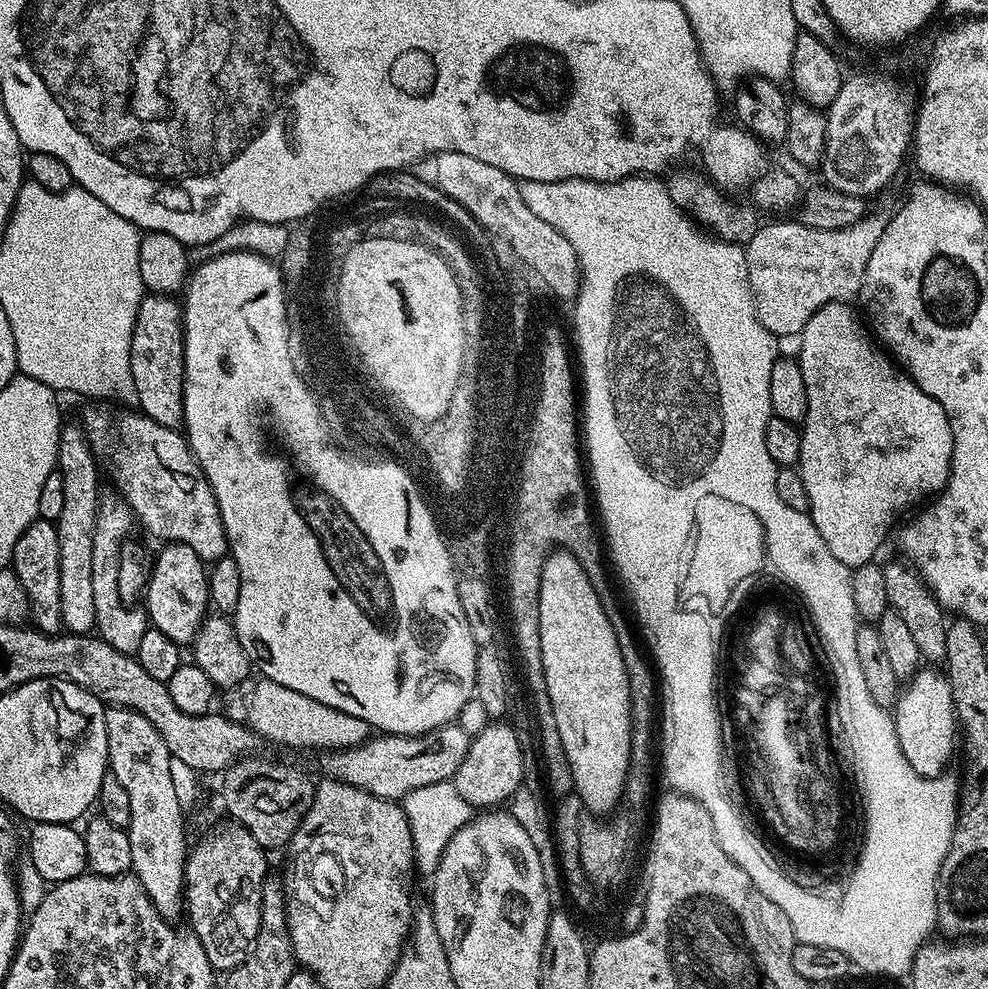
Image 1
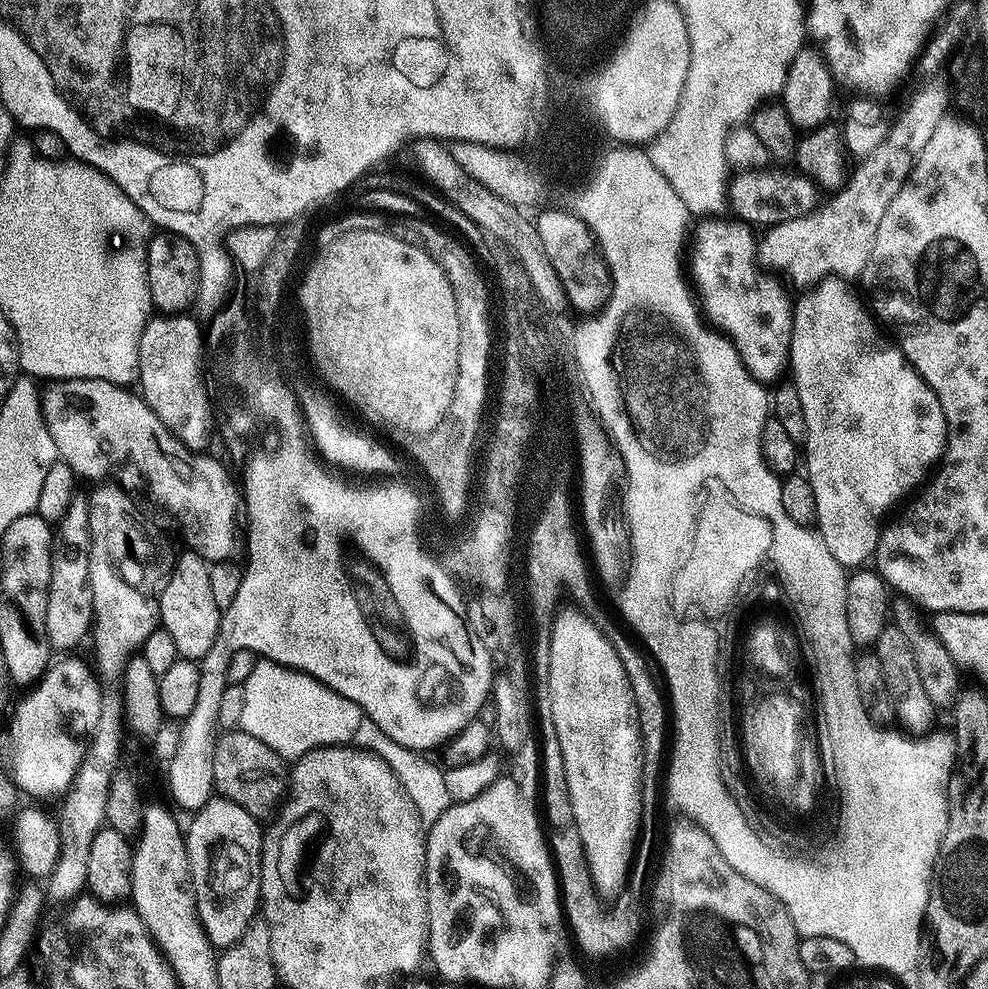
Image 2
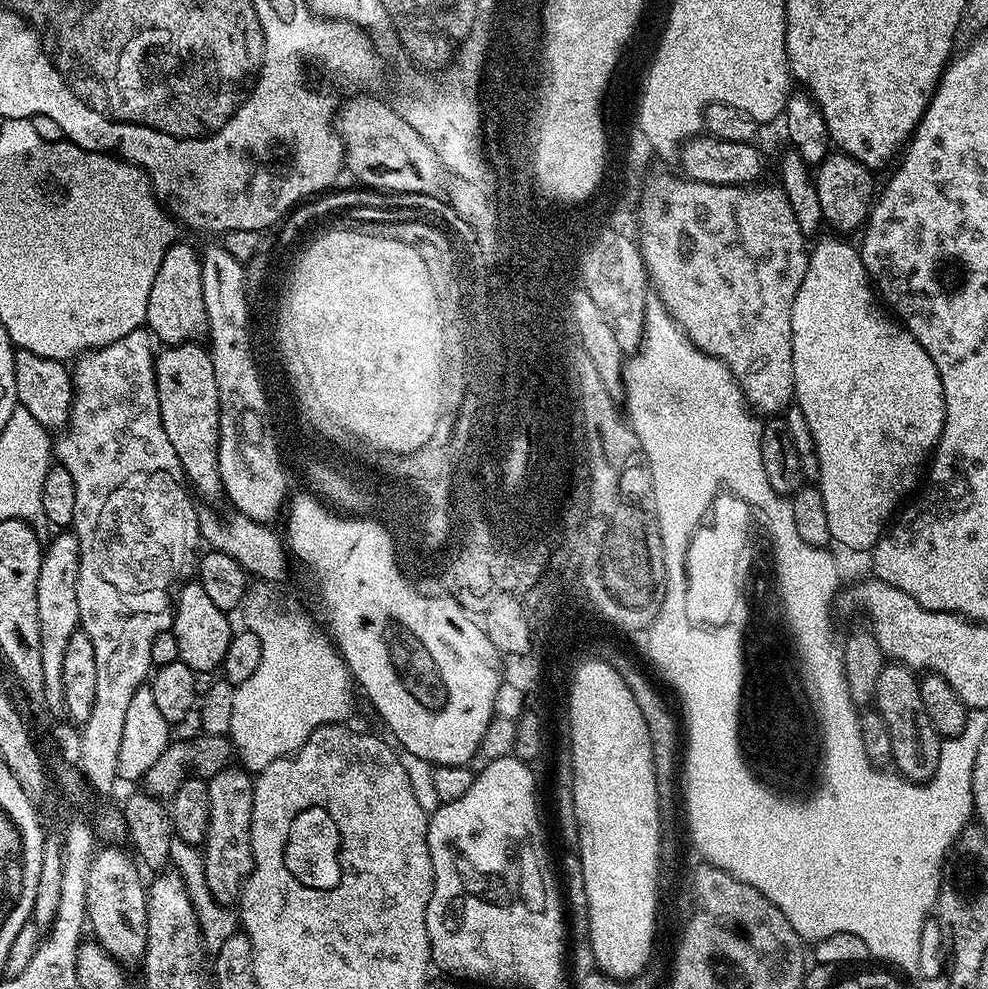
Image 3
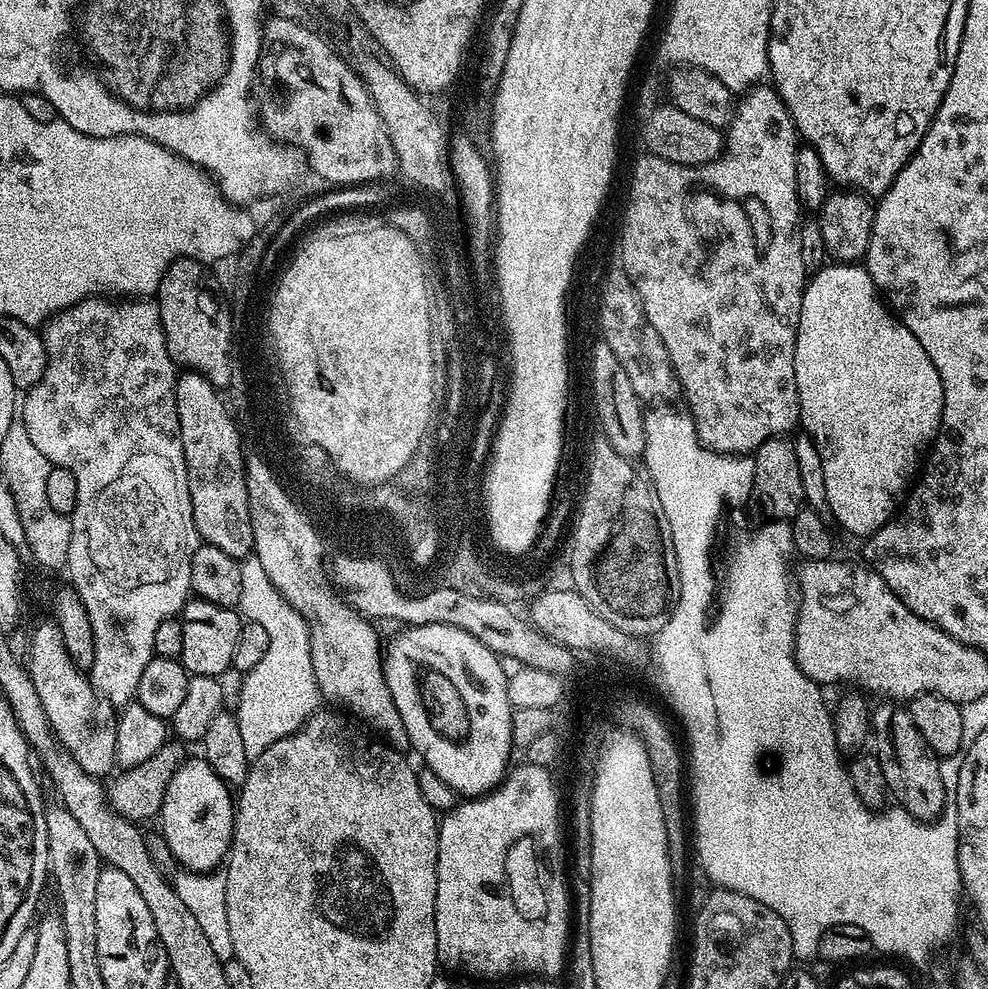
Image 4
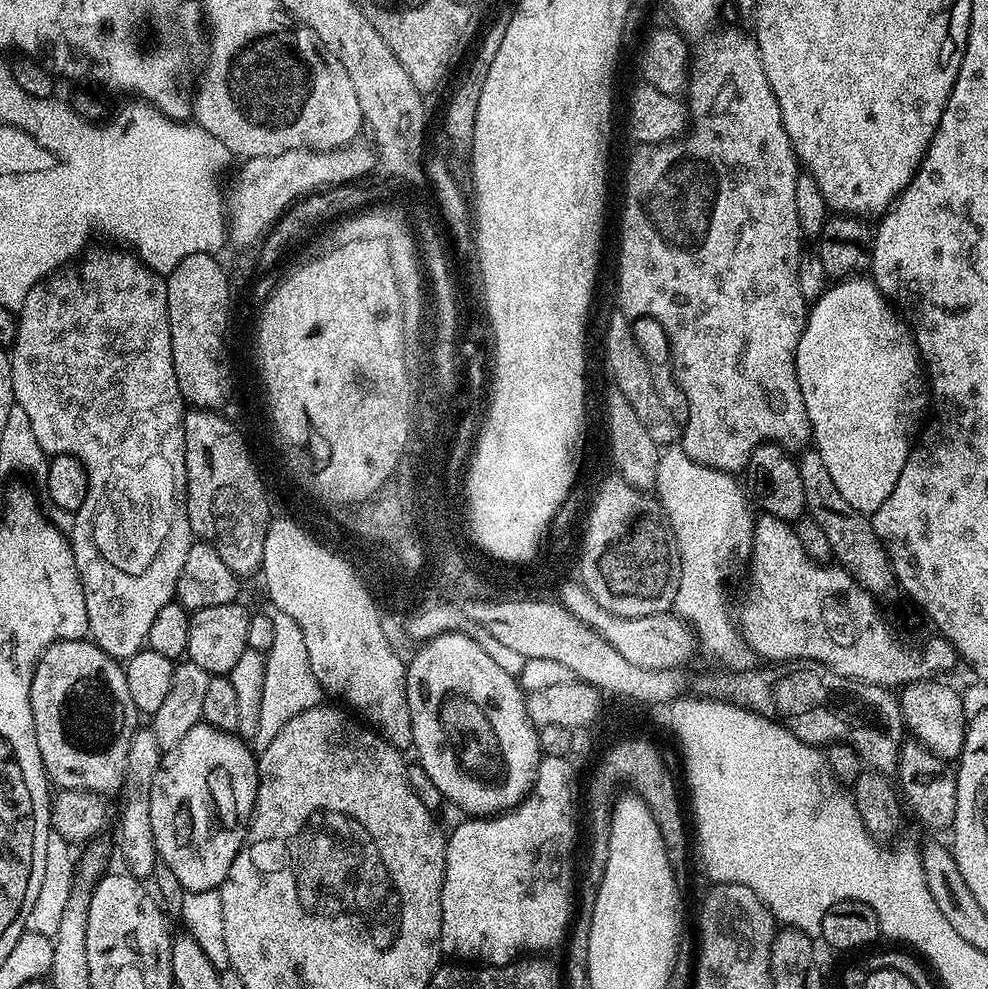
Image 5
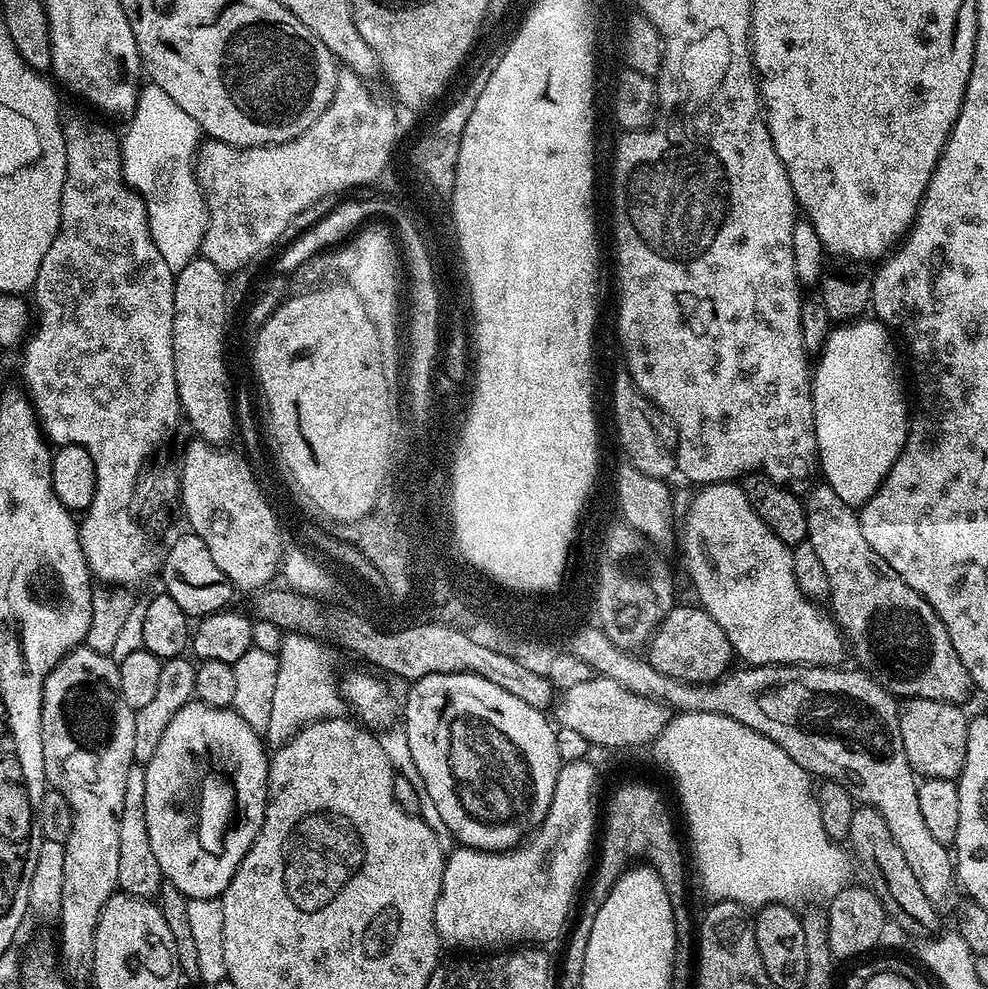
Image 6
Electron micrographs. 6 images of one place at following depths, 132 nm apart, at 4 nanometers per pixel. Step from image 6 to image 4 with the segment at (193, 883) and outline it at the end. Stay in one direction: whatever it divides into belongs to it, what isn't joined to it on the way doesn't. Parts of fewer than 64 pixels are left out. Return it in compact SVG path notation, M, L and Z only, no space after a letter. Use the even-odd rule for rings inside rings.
M173 782L170 786L166 786L166 794L158 817L159 831L163 833L181 869L211 873L225 863L232 846L233 793L231 796L228 793L231 791L220 782L215 782L216 784L180 783Z

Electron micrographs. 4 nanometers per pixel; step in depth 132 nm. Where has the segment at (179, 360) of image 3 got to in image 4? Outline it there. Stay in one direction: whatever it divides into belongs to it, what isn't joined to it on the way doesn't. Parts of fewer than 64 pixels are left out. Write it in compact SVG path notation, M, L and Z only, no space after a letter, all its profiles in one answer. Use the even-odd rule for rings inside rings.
M185 371L183 374L177 375L176 378L176 409L178 410L178 426L180 427L180 437L182 438L182 450L184 451L184 457L186 458L186 470L188 471L188 481L190 482L190 498L192 499L192 509L194 510L194 526L198 530L198 534L200 535L201 541L205 544L213 544L214 546L218 546L218 550L226 550L226 554L230 554L234 557L235 560L241 561L246 556L253 555L254 549L252 547L252 543L254 542L254 530L252 529L252 523L250 522L250 506L248 505L248 491L246 490L246 477L244 477L244 465L245 465L245 449L241 439L241 429L238 427L237 421L234 419L233 413L232 416L228 413L229 405L226 403L224 405L224 400L221 393L213 386L213 384L205 378L202 374L198 374L197 372Z

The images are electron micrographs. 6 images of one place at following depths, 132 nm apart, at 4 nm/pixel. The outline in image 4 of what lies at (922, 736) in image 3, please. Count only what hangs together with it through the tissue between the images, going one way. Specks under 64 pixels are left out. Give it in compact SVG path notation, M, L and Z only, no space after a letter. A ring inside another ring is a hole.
M880 702L877 708L875 706L871 709L870 732L874 740L876 736L875 751L882 766L882 774L886 774L886 786L891 799L896 799L893 801L916 820L939 820L940 815L946 811L944 799L947 796L949 799L950 792L944 789L944 776L940 773L941 761L926 738L918 734L918 726L914 726L914 718L910 718L907 707Z

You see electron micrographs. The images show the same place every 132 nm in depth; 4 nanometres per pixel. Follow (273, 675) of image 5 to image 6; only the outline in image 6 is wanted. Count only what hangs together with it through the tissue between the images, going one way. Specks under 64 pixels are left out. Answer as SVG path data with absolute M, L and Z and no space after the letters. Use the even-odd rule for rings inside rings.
M299 634L285 635L278 653L278 678L270 726L266 735L269 749L281 748L300 729L314 720L330 720L345 715L346 701L340 695L337 677L332 677L332 660L319 639Z

